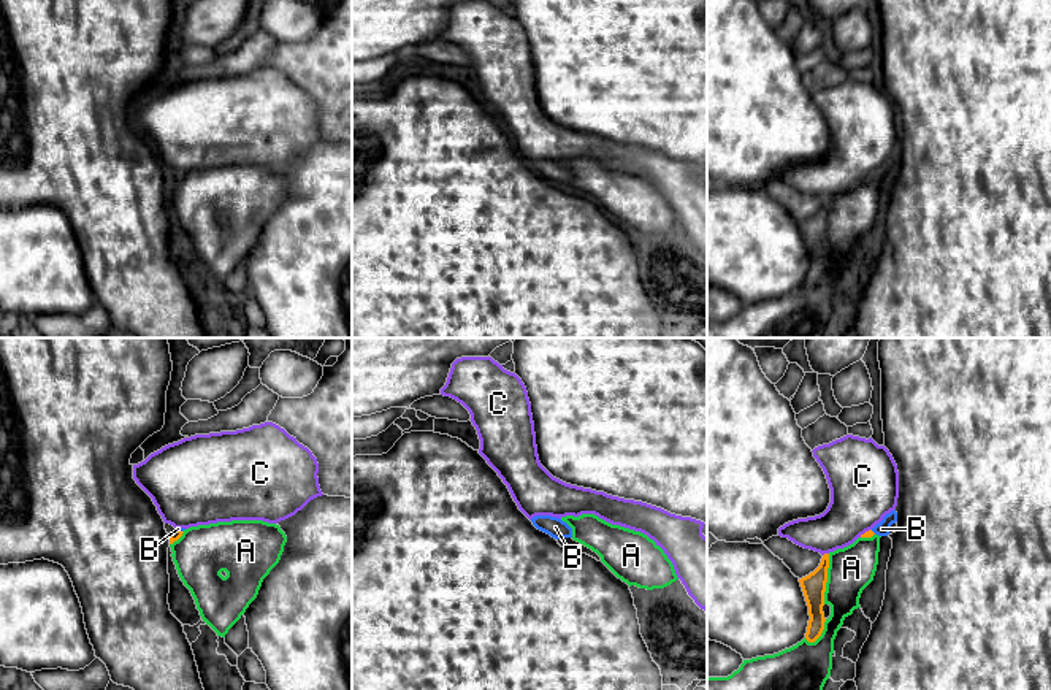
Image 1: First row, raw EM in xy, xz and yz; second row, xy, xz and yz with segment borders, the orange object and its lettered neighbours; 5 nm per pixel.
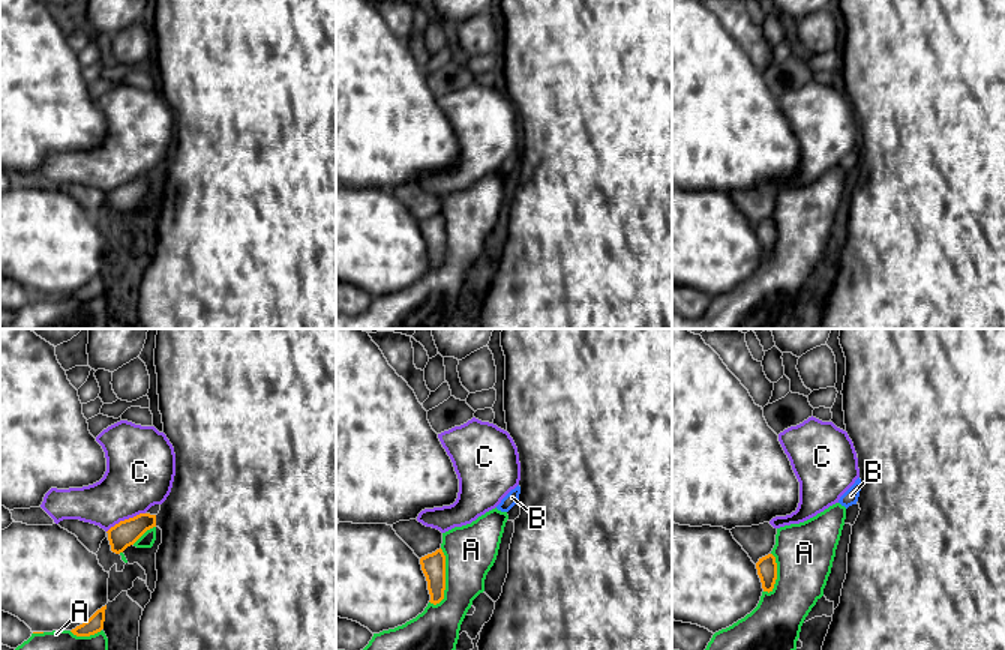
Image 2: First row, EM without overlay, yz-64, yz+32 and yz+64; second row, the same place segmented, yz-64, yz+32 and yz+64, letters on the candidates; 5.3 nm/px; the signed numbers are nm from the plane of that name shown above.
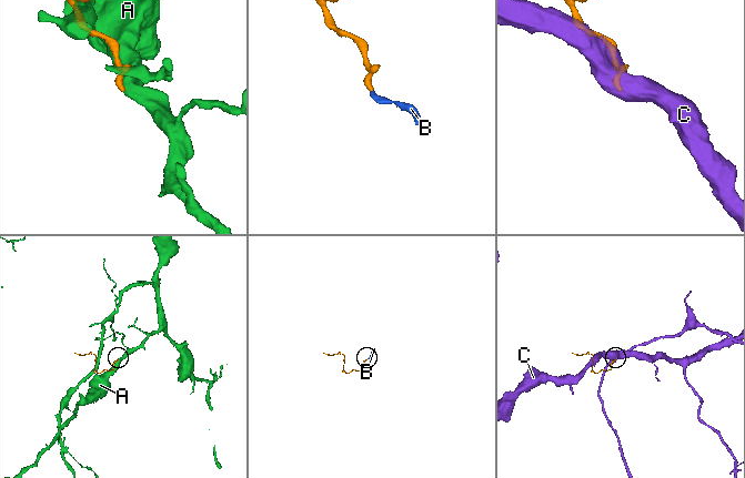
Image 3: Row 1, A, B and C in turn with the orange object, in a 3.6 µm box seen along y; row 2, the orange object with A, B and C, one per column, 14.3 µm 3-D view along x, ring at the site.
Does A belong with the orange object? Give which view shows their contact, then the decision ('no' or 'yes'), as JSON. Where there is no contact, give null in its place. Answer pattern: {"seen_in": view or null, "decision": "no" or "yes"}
{"seen_in": "yz", "decision": "no"}

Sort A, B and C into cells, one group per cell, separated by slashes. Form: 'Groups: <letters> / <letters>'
Groups: A / B / C

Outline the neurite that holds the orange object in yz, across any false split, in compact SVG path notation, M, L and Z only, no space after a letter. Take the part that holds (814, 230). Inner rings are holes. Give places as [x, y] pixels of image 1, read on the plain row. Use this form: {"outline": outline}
{"outline": "M824 198L820 211L808 220L799 224L807 251L808 251L808 271L805 284L815 287L824 274L824 236L827 227L829 198Z"}

